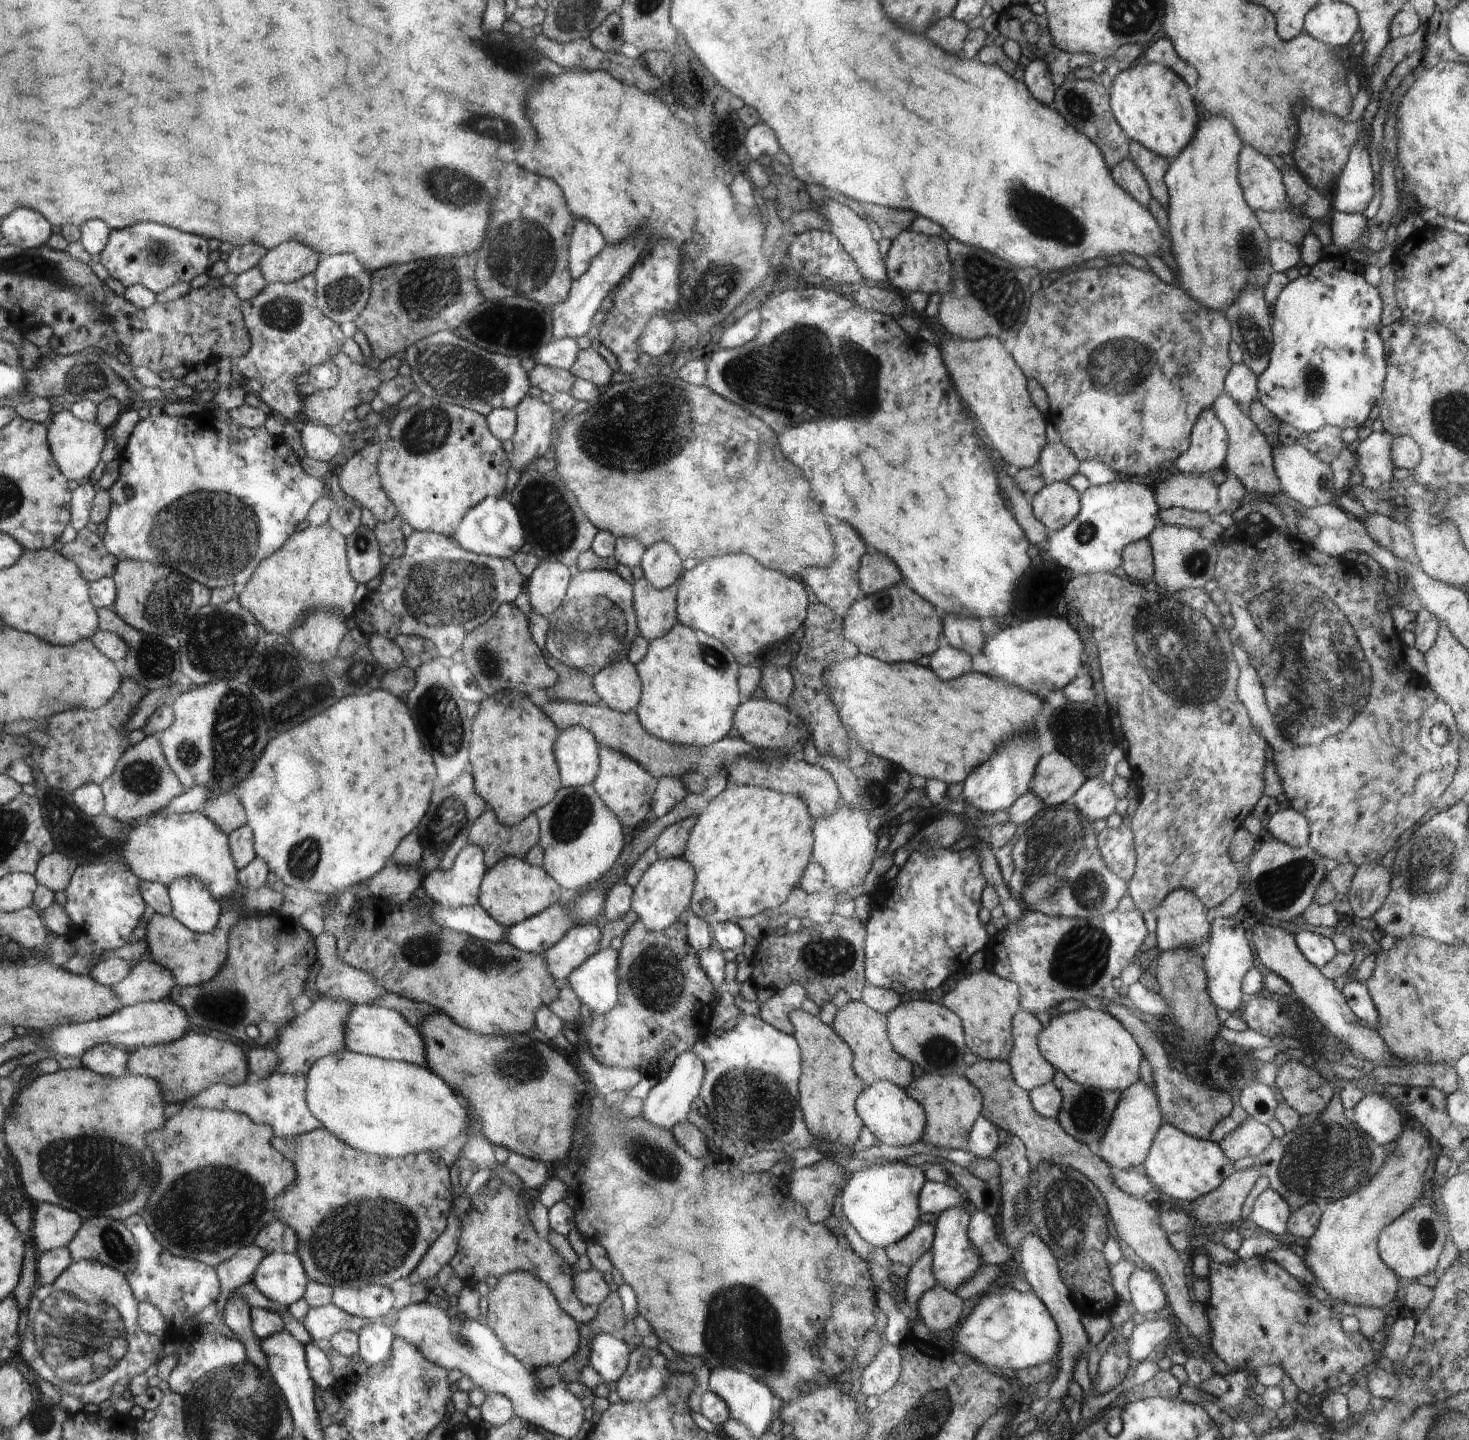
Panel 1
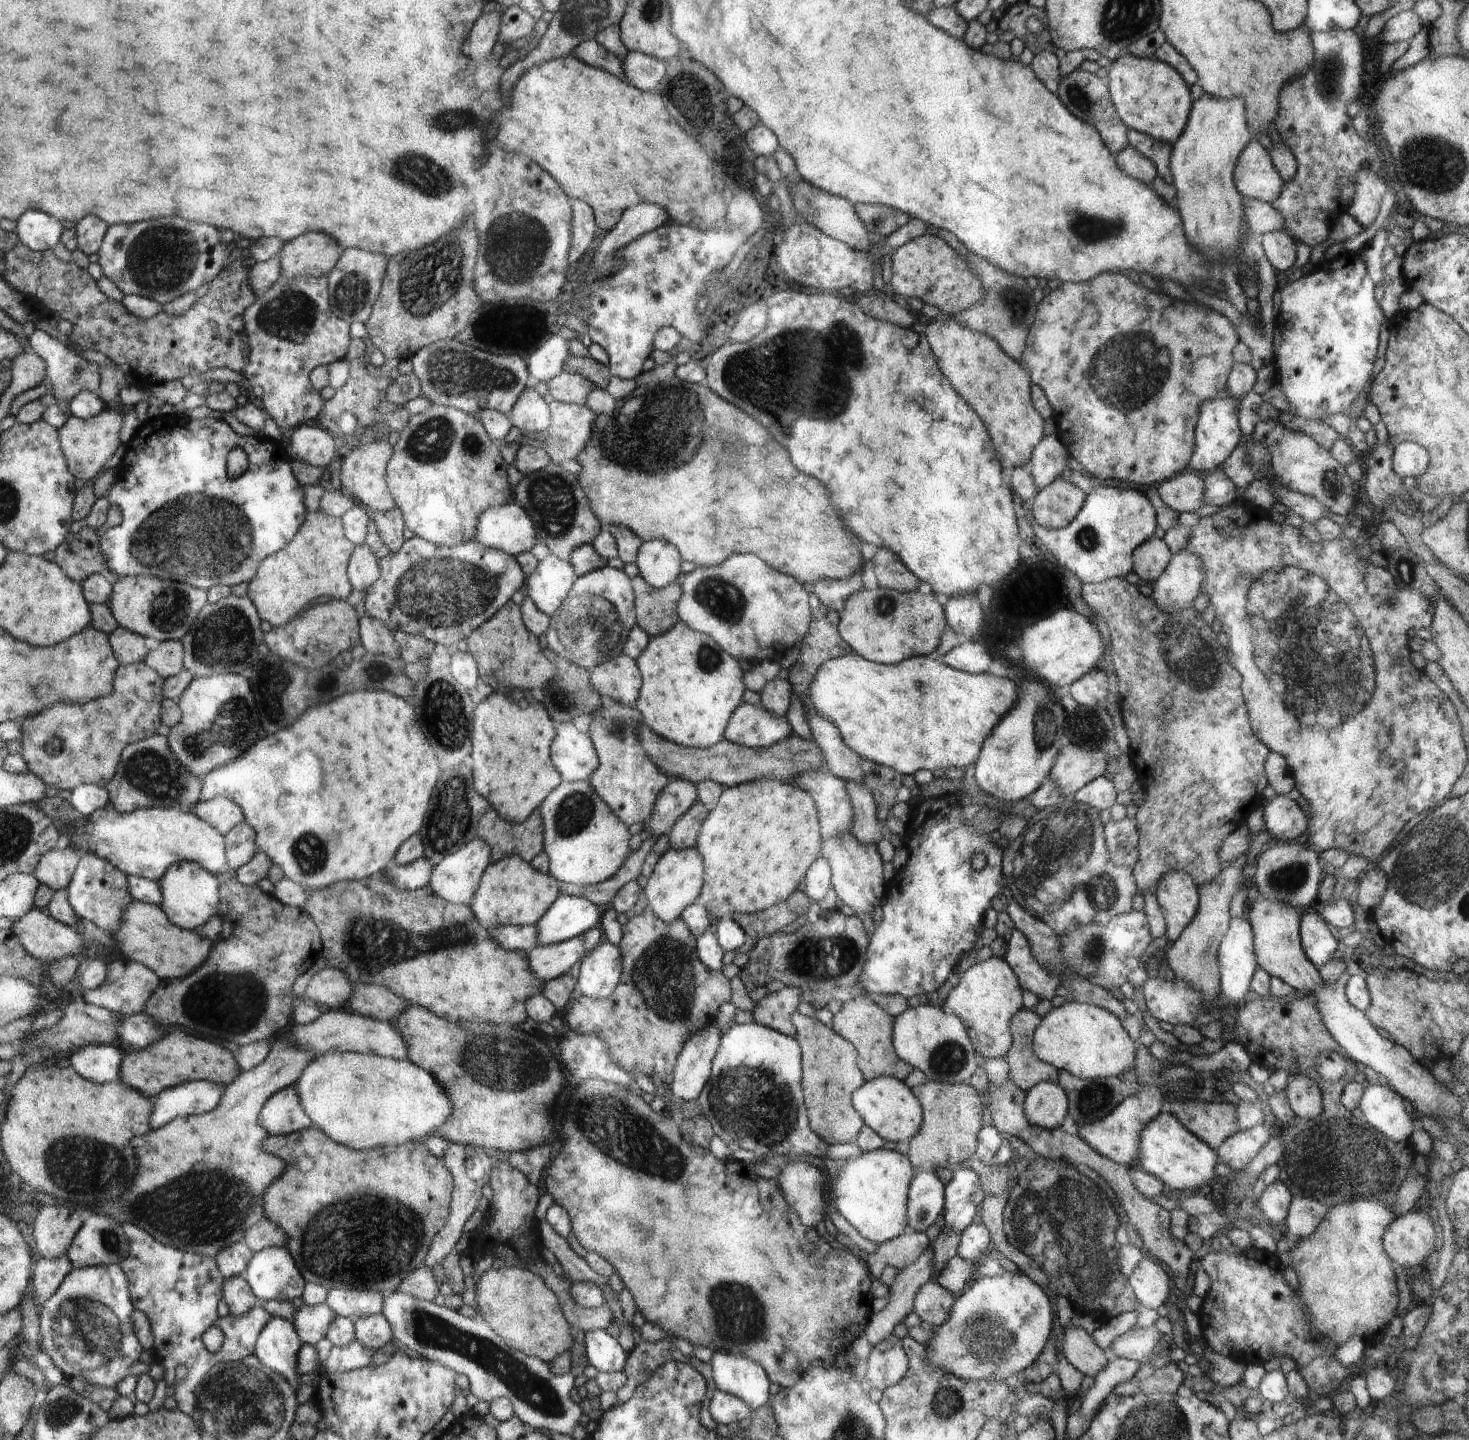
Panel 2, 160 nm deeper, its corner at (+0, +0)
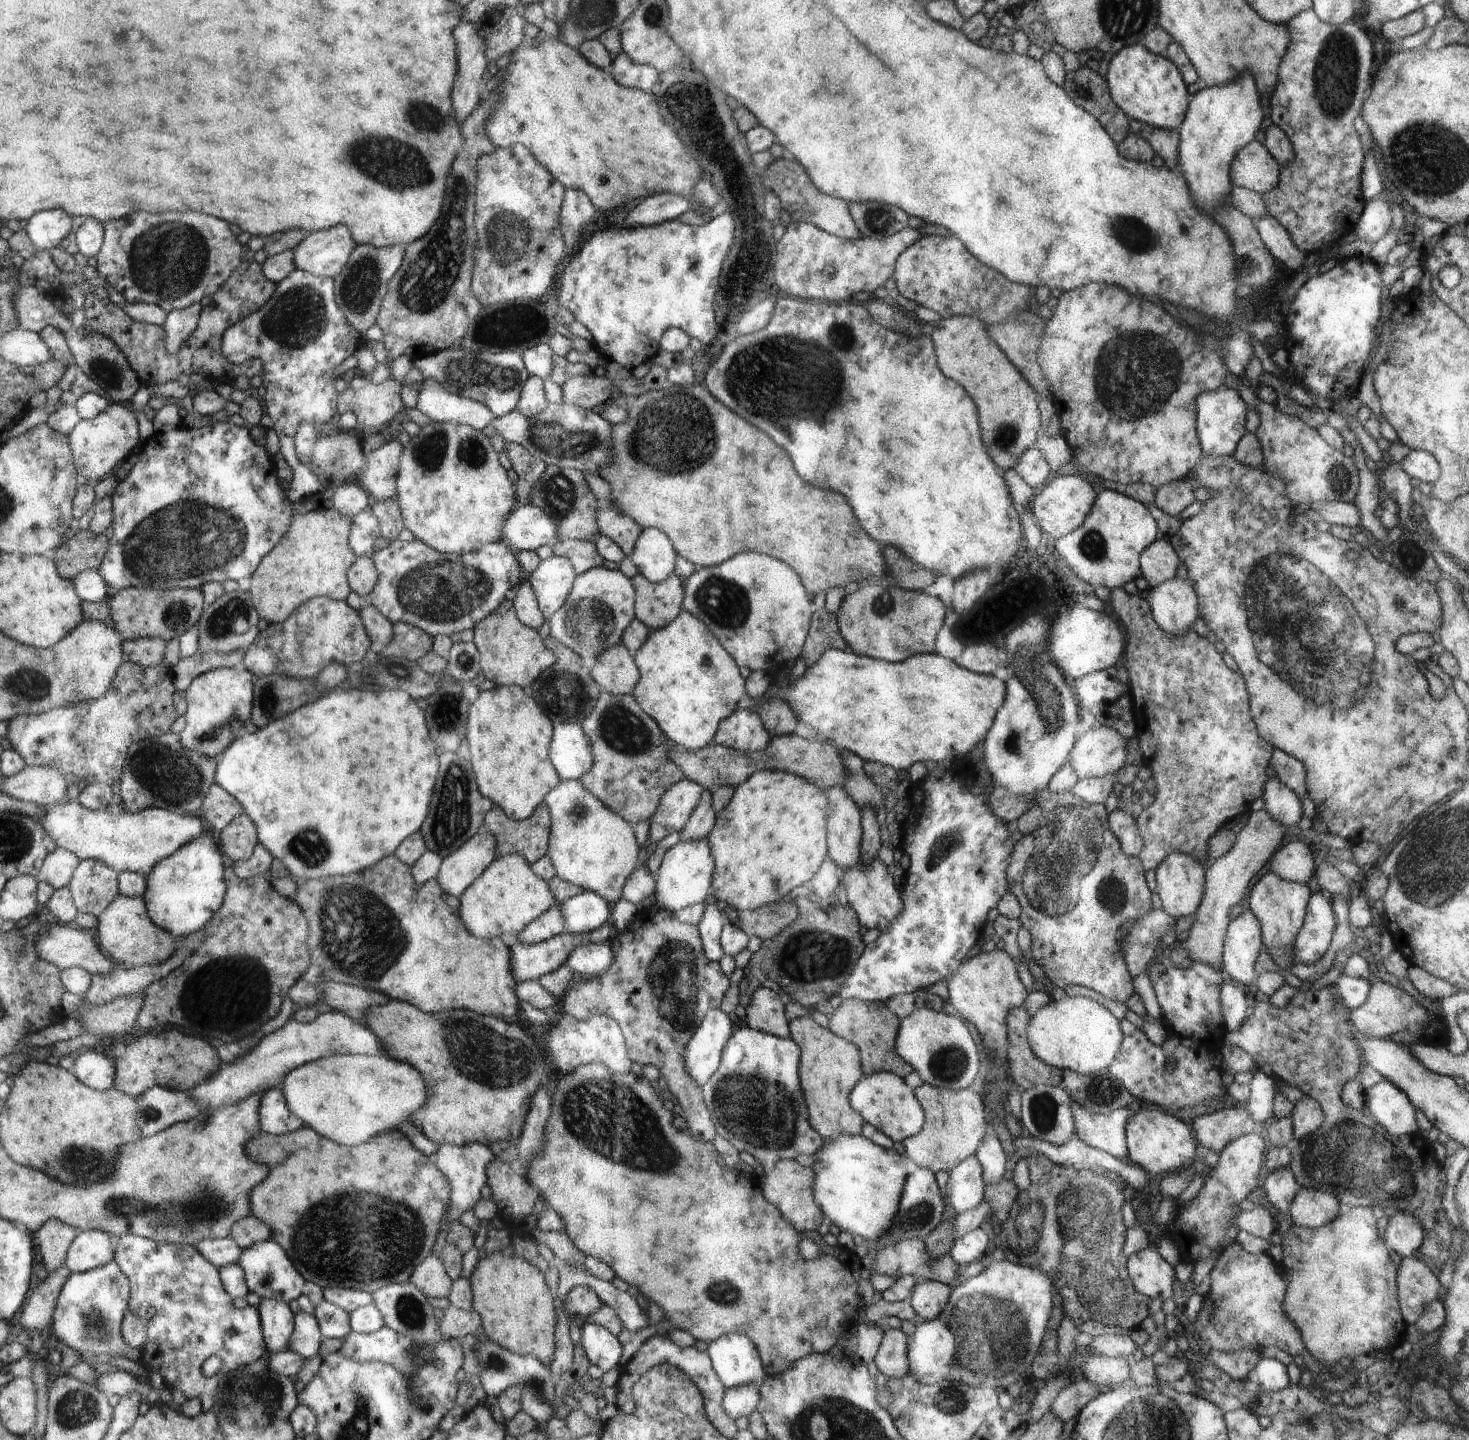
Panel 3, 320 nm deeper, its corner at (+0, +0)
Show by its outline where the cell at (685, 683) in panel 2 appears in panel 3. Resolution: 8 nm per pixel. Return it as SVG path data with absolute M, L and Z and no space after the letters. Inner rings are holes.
M684 611L668 626L651 631L648 640L633 655L642 676L632 695L639 701L640 708L660 724L663 733L686 750L706 747L715 738L719 724L736 710L738 700L744 696L744 678L734 658L720 646L707 625L691 612Z

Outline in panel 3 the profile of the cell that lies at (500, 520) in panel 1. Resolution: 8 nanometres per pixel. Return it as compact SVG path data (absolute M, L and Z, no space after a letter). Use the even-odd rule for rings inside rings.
M520 504L504 523L502 541L518 551L536 551L556 542L557 528L555 519L539 506Z

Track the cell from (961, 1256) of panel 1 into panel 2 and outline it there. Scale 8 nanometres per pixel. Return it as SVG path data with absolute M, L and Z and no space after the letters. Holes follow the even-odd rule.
M970 1168L954 1170L947 1186L947 1209L944 1212L944 1227L950 1232L962 1234L973 1224L978 1206L983 1205L982 1182Z

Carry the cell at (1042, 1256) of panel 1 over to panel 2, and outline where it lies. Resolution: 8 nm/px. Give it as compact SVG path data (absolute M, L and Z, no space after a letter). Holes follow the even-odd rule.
M1064 1325L1062 1334L1063 1357L1082 1375L1096 1377L1106 1366L1110 1353L1101 1351L1083 1328Z

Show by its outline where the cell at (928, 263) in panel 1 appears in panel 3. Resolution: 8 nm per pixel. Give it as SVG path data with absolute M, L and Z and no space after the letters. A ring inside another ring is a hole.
M924 236L924 240L918 240L899 255L893 278L899 294L932 309L941 318L968 315L983 321L986 326L1016 319L1020 313L1030 310L1030 296L1034 294L1032 288L1010 282L996 270L986 268L972 254L968 258L968 250L954 236Z

